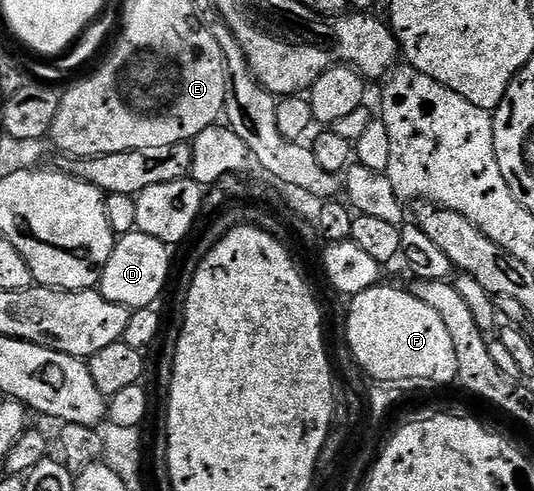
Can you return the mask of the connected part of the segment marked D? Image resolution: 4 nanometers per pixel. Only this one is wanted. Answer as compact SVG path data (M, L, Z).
M137 232L123 234L115 241L108 264L104 264L97 289L108 300L112 300L112 304L126 306L132 312L153 307L170 278L170 254L171 247L152 236Z

